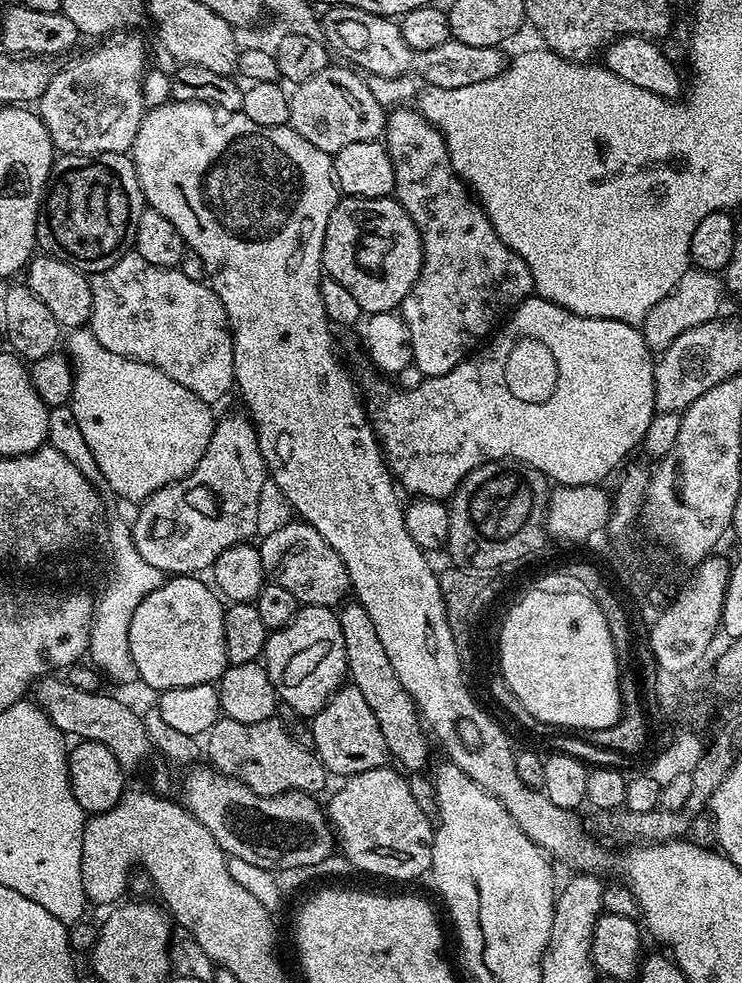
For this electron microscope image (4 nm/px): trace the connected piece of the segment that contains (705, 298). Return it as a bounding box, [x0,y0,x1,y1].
[642,267,724,354]

